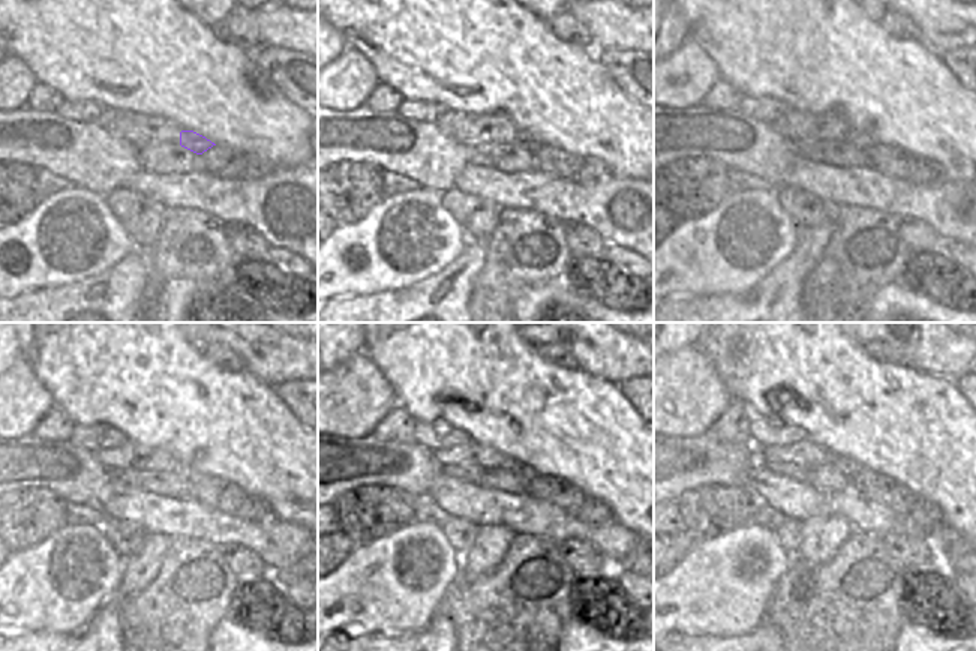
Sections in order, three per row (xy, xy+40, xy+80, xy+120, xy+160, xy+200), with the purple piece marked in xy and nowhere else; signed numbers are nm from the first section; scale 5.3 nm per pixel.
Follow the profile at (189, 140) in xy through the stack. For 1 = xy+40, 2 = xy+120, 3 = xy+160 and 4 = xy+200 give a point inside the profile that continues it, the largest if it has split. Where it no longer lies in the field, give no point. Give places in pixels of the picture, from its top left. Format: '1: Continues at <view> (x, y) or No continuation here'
1: Continues at xy+40 (523, 140)
2: Continues at xy+120 (185, 473)
3: Continues at xy+160 (522, 470)
4: Continues at xy+200 (850, 468)

